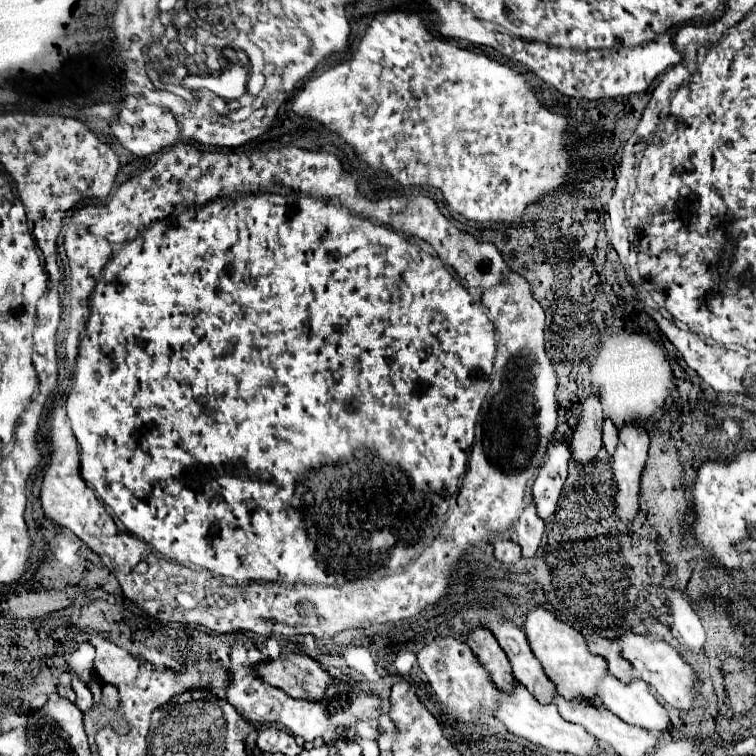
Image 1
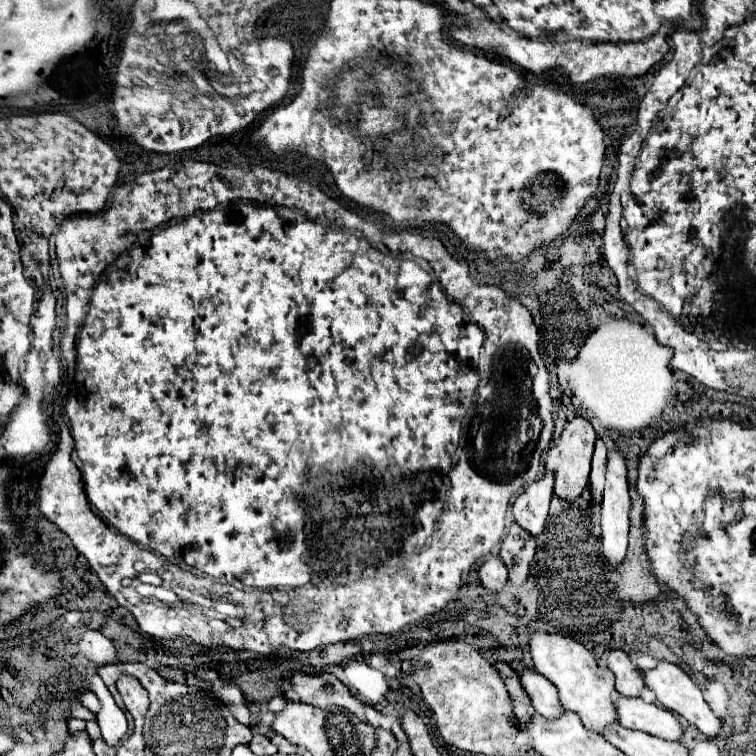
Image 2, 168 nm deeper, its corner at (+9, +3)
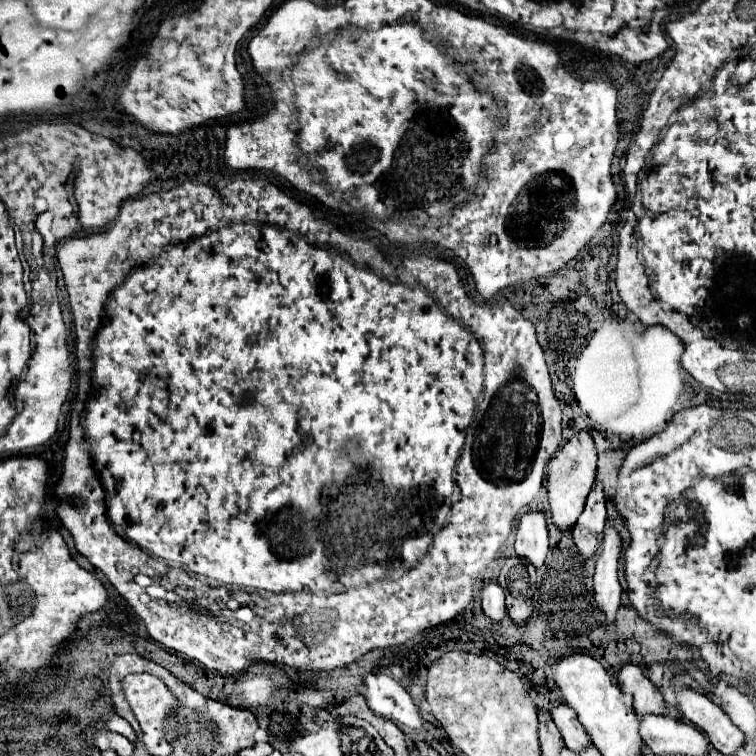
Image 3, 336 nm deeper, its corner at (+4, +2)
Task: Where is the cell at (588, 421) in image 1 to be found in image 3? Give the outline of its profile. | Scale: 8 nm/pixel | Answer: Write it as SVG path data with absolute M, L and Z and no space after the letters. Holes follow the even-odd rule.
M579 431L577 435L573 435L561 449L557 449L553 459L547 463L545 477L547 477L551 515L553 515L553 523L559 529L569 529L571 525L577 523L585 507L589 489L595 483L595 471L597 471L597 449L593 437L587 431Z

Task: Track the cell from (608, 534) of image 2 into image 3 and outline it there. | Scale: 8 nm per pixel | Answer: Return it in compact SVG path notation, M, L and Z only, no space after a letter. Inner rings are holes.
M607 523L605 531L603 531L603 543L599 547L599 557L597 557L597 567L595 567L595 601L599 603L599 607L607 613L607 623L611 629L611 623L615 621L615 613L619 609L619 601L621 601L621 583L619 583L619 559L623 553L623 539L621 533L617 529L611 527L611 523Z

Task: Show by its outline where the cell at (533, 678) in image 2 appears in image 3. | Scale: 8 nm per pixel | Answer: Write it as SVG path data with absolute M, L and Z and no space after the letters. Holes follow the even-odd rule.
M565 703L555 705L551 709L551 717L553 717L557 729L563 735L565 747L569 747L571 751L577 751L577 749L583 749L589 743L589 737L587 737L583 725L579 723L575 711L569 705L565 705Z

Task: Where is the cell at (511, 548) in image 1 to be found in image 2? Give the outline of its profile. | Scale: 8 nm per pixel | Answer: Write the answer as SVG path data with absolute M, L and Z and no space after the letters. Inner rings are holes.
M490 556L478 570L480 584L490 592L500 592L508 580L508 570L498 556Z

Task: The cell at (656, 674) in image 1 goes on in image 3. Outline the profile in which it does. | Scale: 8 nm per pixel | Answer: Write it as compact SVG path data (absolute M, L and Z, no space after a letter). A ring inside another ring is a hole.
M677 687L675 699L679 713L687 717L697 729L707 733L711 745L717 751L723 755L735 755L735 751L743 745L745 735L741 729L735 727L731 719L721 711L721 707L717 707L705 695L689 687Z

